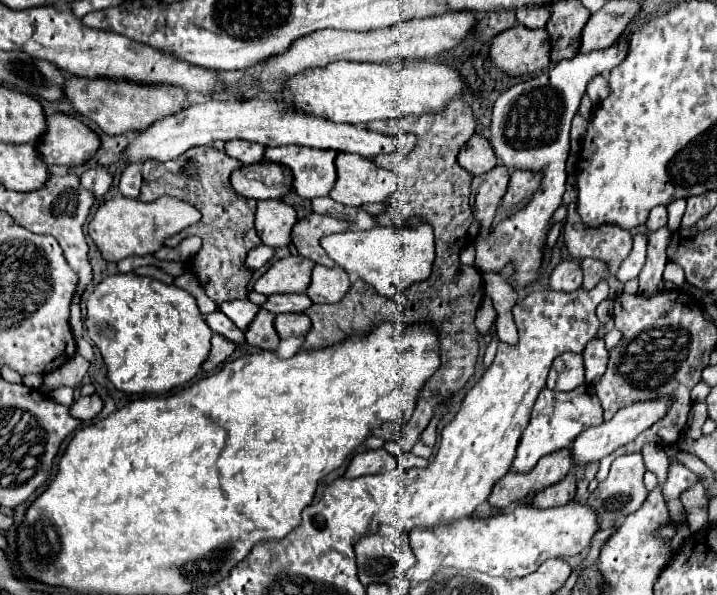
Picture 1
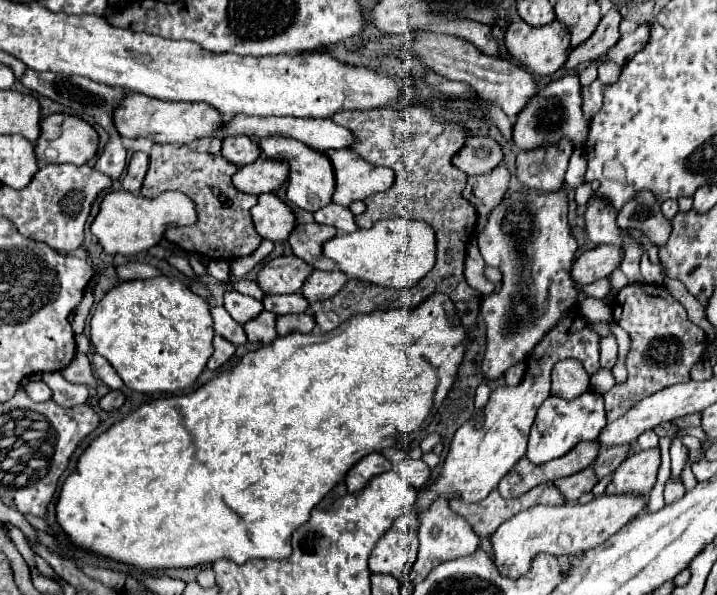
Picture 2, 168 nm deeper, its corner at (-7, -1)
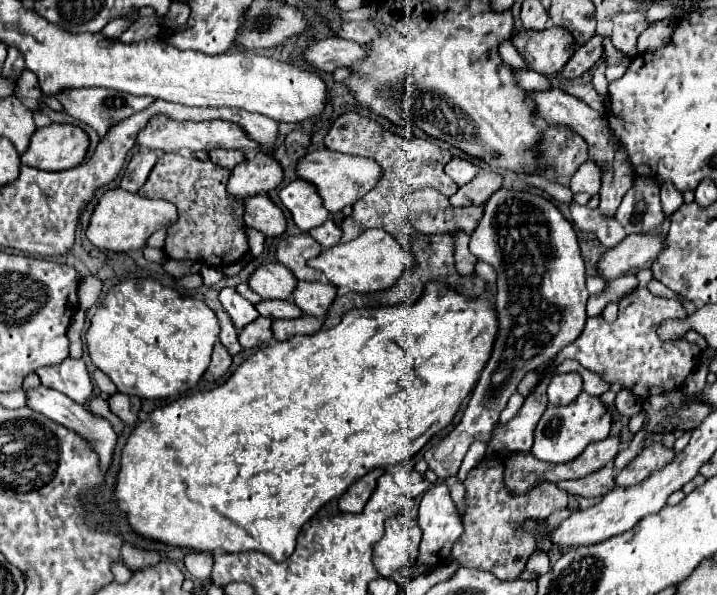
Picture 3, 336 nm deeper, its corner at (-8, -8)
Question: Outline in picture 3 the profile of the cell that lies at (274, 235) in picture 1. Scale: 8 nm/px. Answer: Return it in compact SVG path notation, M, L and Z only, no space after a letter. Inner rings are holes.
M257 194L245 200L245 224L259 230L267 238L277 238L285 232L287 220L283 210L271 202L267 194Z

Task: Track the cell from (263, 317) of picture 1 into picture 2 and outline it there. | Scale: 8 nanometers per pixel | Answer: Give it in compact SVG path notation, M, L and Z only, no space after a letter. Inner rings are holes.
M262 311L258 317L244 323L244 333L246 333L248 341L252 341L252 343L260 343L260 345L272 343L278 337L276 315L272 315L270 311Z

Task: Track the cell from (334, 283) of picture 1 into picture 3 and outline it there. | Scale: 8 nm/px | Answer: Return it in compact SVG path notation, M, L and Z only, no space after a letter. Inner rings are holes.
M299 282L293 292L293 302L309 316L325 316L337 296L331 282Z

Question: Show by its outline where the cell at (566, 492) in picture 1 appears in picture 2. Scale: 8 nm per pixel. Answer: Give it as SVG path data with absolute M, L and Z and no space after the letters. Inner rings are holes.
M588 467L588 469L584 469L584 471L574 473L574 475L556 479L554 483L556 483L556 487L562 491L562 495L564 495L566 499L576 501L580 495L592 491L592 487L598 483L598 477L596 477L594 469Z

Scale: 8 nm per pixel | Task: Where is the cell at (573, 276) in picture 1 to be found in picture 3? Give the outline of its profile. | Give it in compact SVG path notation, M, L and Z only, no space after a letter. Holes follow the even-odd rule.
M631 234L599 258L597 272L605 280L615 280L625 274L637 274L643 268L651 268L653 260L661 250L661 238L651 234Z

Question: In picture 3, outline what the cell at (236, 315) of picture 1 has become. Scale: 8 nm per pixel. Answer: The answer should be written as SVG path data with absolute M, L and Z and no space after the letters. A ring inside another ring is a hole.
M225 286L219 290L219 302L223 304L225 312L231 316L237 330L245 328L249 322L253 322L259 316L255 306L249 300L245 300L243 296L239 296L237 290L231 286Z

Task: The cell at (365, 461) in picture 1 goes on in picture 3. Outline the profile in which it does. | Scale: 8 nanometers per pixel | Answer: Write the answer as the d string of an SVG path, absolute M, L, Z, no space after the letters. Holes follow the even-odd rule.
M373 468L363 478L359 478L353 486L349 486L349 490L339 498L339 508L343 512L361 512L375 490L377 478L383 472L385 472L383 468Z

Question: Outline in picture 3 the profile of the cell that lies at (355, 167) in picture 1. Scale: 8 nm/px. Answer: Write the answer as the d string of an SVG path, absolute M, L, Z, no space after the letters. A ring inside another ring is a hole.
M315 150L303 156L297 162L297 176L315 184L319 190L319 196L323 198L325 208L335 214L341 212L345 206L353 206L357 200L361 200L371 188L377 186L377 182L383 176L383 168L377 166L377 162L361 156L349 156L333 150Z

